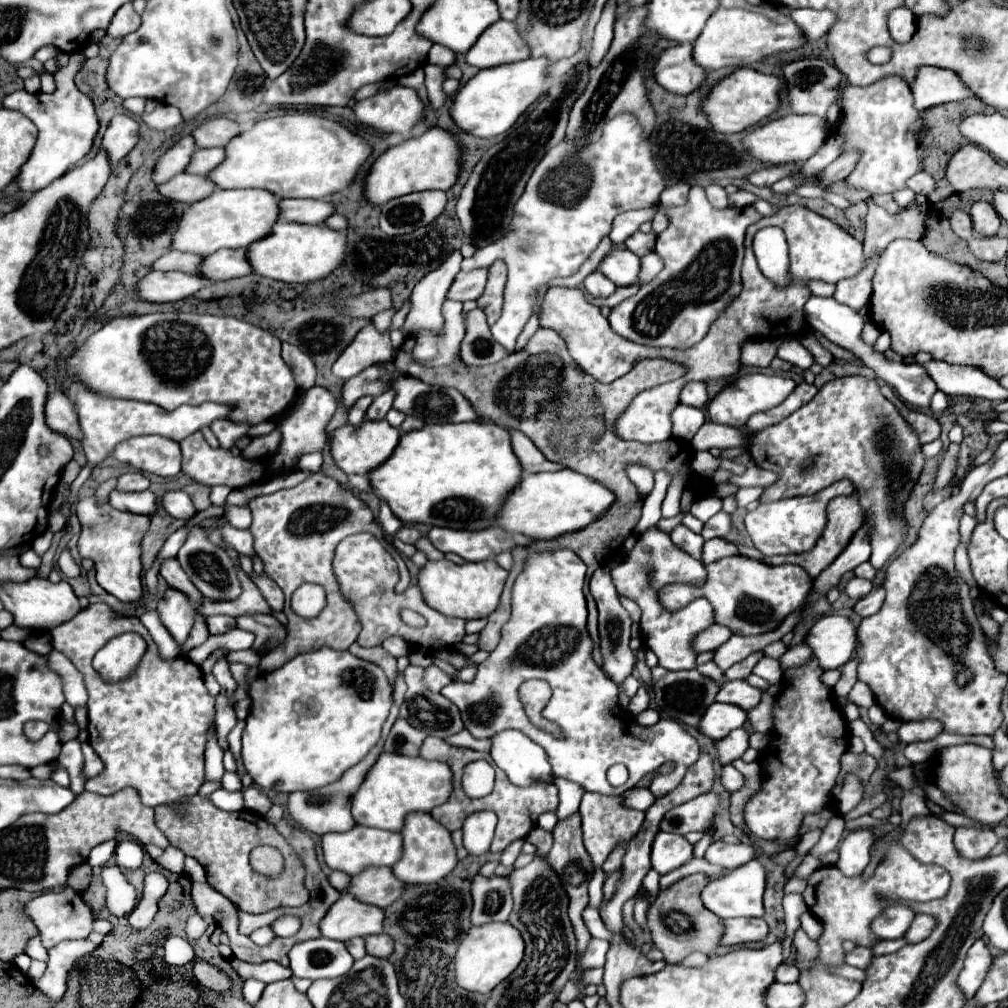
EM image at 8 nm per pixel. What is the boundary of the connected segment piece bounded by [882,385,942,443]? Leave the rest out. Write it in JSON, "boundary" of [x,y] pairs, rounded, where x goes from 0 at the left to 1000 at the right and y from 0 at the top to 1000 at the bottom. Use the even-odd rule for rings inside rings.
{"boundary":[[[875,382],[875,392],[877,392],[879,396],[883,396],[883,398],[893,406],[895,414],[897,414],[897,416],[907,424],[907,428],[911,430],[913,439],[923,439],[923,438],[927,438],[927,436],[933,434],[935,424],[933,424],[933,420],[931,420],[927,414],[901,406],[901,404],[889,394],[889,390],[885,388],[885,384],[881,384],[881,382]]]}

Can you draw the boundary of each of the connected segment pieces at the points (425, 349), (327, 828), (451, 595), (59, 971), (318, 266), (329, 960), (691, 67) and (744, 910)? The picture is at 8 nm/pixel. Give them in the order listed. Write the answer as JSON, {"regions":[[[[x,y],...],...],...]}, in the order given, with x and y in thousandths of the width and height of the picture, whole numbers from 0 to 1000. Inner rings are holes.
{"regions":[[[[442,297],[438,305],[440,313],[440,328],[437,332],[429,332],[429,328],[417,328],[411,344],[411,356],[421,362],[446,362],[454,348],[456,338],[460,334],[460,311],[458,301]]],[[[381,723],[381,729],[379,729],[377,737],[357,757],[353,757],[353,761],[347,761],[345,765],[341,765],[341,769],[333,777],[325,777],[325,781],[315,781],[313,785],[292,785],[288,789],[286,805],[304,824],[321,828],[321,826],[329,826],[329,824],[345,824],[345,822],[349,822],[353,818],[351,813],[349,813],[349,807],[347,807],[349,791],[351,791],[353,783],[359,779],[359,775],[361,775],[363,767],[367,765],[367,761],[373,757],[375,749],[379,747],[379,739],[381,739],[383,727],[385,725]]],[[[444,555],[438,557],[425,557],[417,564],[417,584],[423,594],[423,598],[444,610],[444,612],[456,612],[456,614],[480,614],[488,606],[492,606],[500,578],[502,578],[504,566],[500,566],[490,555],[476,557],[476,559],[460,559],[450,561]]],[[[87,932],[81,934],[62,934],[56,939],[50,941],[50,951],[48,951],[48,961],[40,971],[34,971],[32,975],[46,985],[52,993],[62,991],[65,983],[65,971],[73,955],[93,943],[95,938],[89,936]]],[[[276,219],[268,233],[250,241],[246,249],[246,259],[252,271],[268,275],[282,281],[306,281],[325,275],[333,269],[343,253],[345,237],[343,231],[331,229],[325,223],[298,223],[298,221],[280,221]]],[[[323,930],[306,932],[294,936],[288,945],[288,961],[294,969],[329,971],[343,967],[351,951],[339,934],[327,934]]],[[[677,43],[661,49],[653,57],[649,64],[649,76],[659,88],[671,94],[683,94],[696,86],[700,80],[700,68],[688,63],[687,45]]],[[[744,854],[738,860],[732,860],[728,864],[722,864],[716,872],[708,872],[706,876],[700,878],[696,884],[696,894],[698,900],[710,906],[716,912],[724,910],[756,910],[758,908],[758,898],[756,898],[756,888],[760,882],[760,864],[754,858],[754,854]]]]}

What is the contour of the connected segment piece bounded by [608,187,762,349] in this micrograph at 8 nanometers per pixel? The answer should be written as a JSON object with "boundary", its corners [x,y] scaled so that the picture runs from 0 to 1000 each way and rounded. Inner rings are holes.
{"boundary":[[[687,186],[683,193],[685,203],[677,203],[675,207],[669,207],[667,223],[657,229],[651,237],[651,251],[659,257],[659,267],[653,271],[653,275],[645,281],[641,281],[629,295],[617,299],[611,303],[603,314],[605,324],[635,342],[645,344],[669,344],[669,346],[683,346],[690,342],[704,326],[704,322],[712,316],[714,309],[730,297],[736,289],[736,277],[734,277],[734,265],[738,257],[738,235],[740,227],[750,221],[756,213],[750,211],[746,203],[734,205],[734,207],[708,207],[704,205],[702,197],[698,195],[696,186]]]}

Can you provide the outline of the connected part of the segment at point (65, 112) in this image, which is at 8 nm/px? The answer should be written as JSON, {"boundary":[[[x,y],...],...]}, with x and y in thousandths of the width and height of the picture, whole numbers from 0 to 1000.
{"boundary":[[[81,53],[69,55],[67,63],[54,72],[58,79],[58,88],[52,94],[26,92],[22,88],[22,90],[6,94],[6,98],[4,98],[6,108],[14,108],[14,110],[24,112],[38,126],[36,146],[16,178],[16,182],[20,184],[22,189],[44,188],[54,178],[58,178],[60,174],[69,170],[79,158],[83,158],[93,144],[93,136],[97,132],[99,122],[97,122],[97,116],[95,116],[95,110],[93,110],[89,96],[79,92],[77,86],[73,84],[73,76],[81,67],[84,59]]]}

